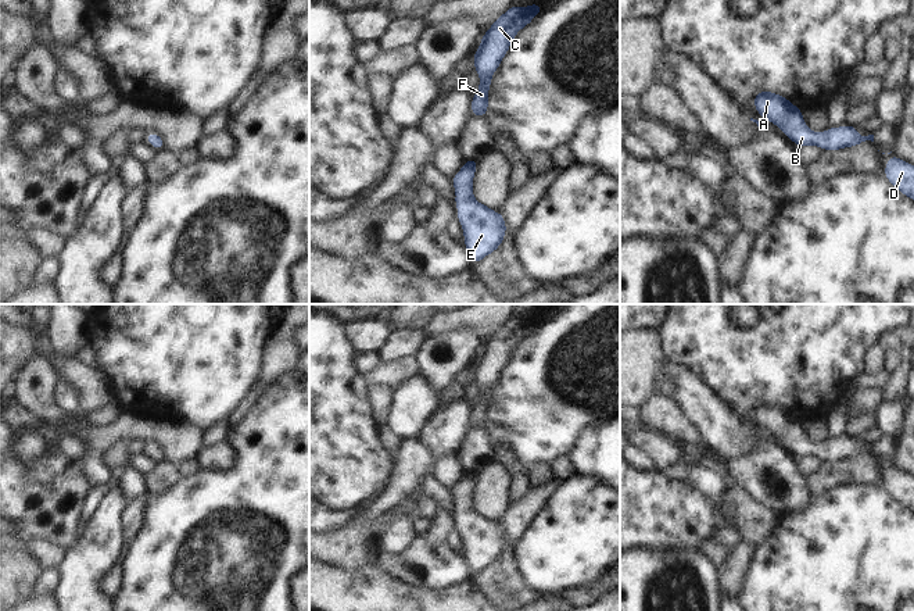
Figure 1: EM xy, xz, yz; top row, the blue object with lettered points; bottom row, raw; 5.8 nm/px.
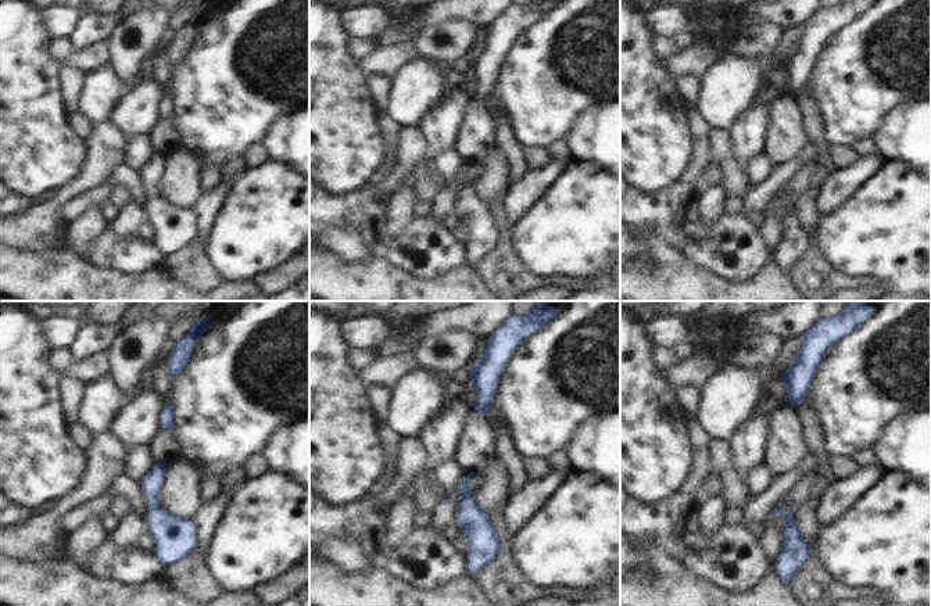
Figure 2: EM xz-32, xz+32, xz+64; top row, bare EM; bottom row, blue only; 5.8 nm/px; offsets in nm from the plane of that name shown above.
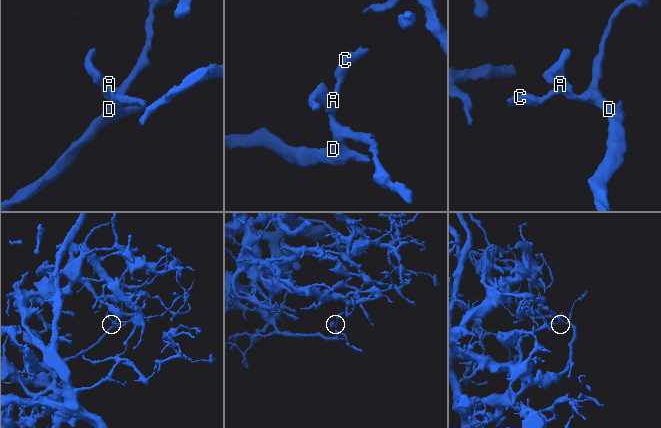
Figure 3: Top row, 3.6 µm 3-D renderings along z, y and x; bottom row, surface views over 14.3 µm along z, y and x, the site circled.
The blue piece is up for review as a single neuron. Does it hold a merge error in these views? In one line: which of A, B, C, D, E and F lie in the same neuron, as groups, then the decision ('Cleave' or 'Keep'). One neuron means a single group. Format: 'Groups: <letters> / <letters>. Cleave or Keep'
Groups: A B C D E F. Keep.

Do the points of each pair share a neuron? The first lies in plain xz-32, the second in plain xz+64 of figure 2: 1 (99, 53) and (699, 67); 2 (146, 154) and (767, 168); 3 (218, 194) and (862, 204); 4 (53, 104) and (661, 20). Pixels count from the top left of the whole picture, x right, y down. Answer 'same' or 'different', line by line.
1: same
2: same
3: different
4: different

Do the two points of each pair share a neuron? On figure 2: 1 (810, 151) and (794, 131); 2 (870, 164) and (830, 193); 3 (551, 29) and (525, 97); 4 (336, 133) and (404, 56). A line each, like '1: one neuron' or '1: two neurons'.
1: two neurons
2: one neuron
3: one neuron
4: two neurons

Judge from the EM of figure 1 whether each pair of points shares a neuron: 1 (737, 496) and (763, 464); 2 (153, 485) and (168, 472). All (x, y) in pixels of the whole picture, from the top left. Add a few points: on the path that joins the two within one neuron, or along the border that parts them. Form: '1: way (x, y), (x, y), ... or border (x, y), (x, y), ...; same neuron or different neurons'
1: border (737, 483), (756, 501), (769, 508); different neurons
2: way (157, 482), (164, 476); same neuron

